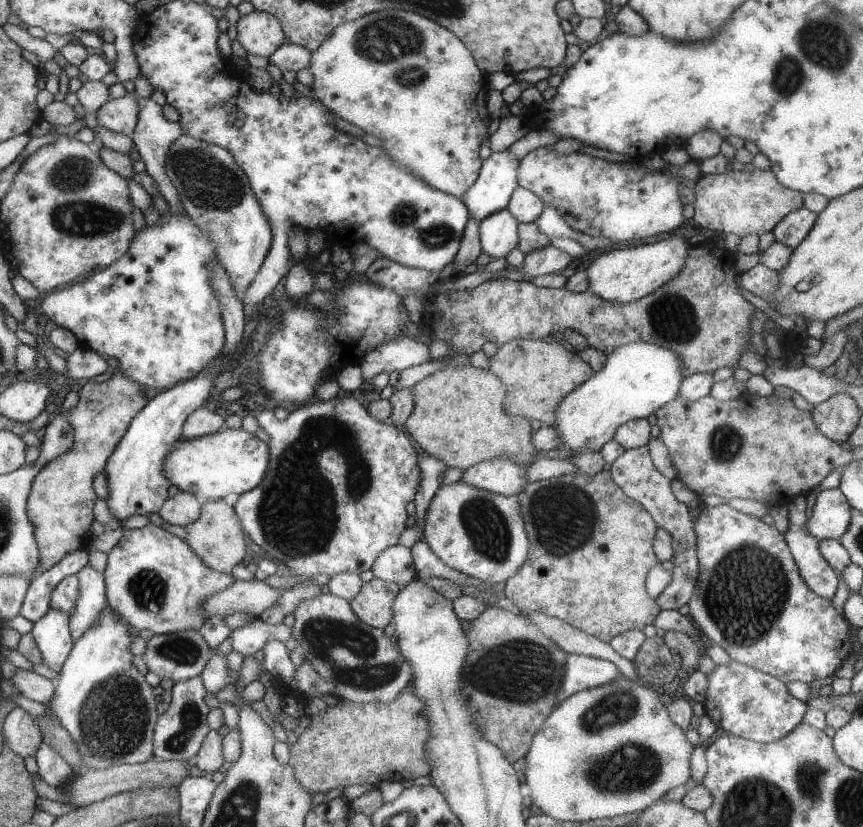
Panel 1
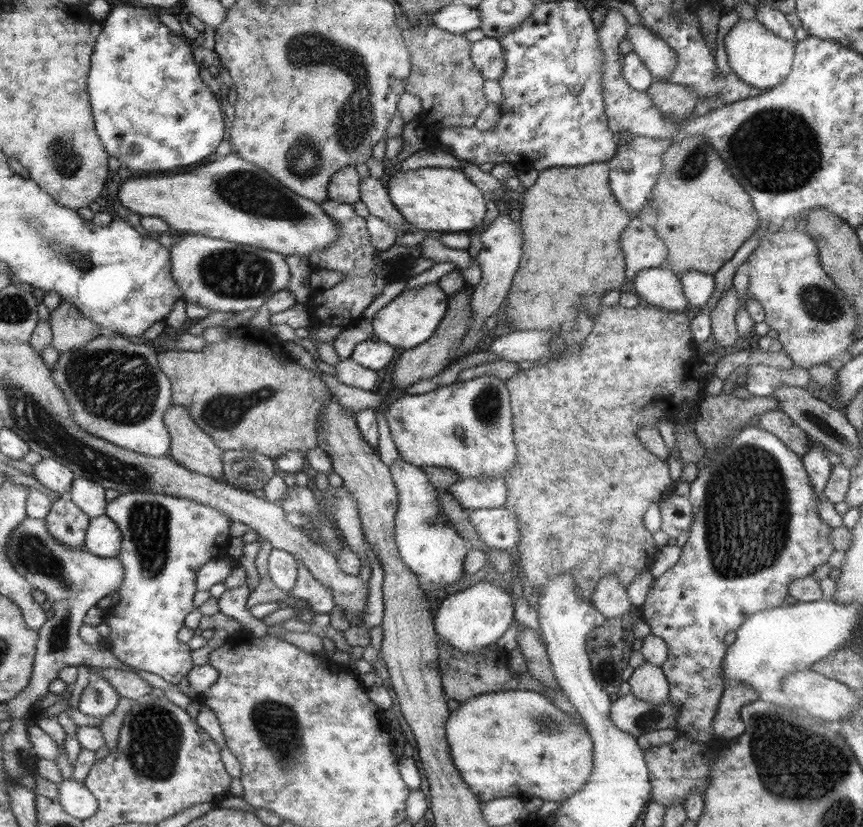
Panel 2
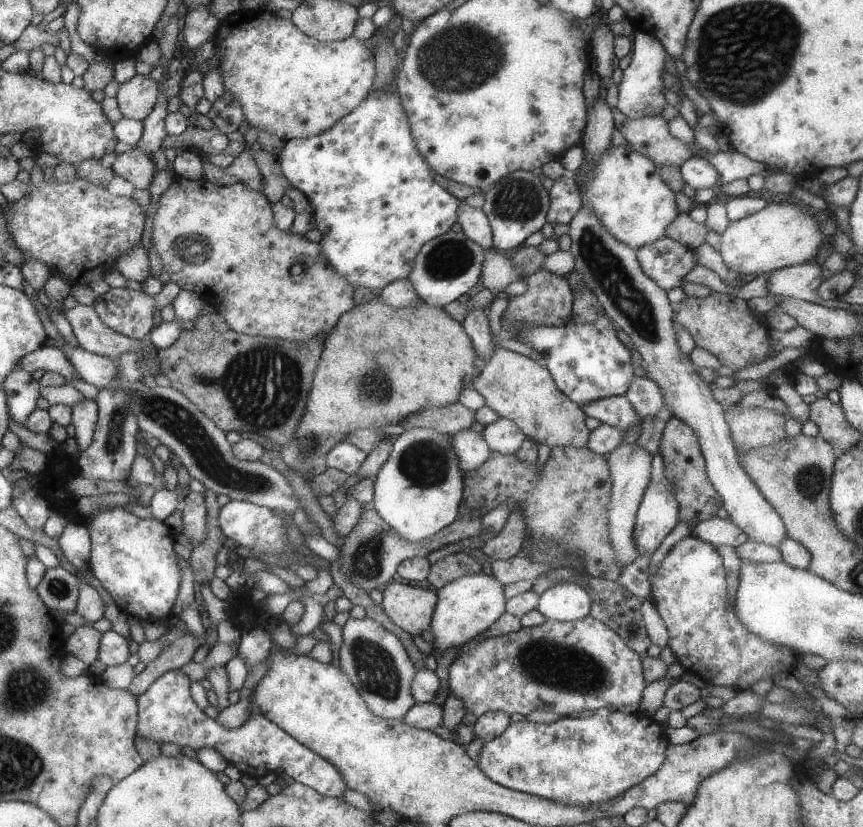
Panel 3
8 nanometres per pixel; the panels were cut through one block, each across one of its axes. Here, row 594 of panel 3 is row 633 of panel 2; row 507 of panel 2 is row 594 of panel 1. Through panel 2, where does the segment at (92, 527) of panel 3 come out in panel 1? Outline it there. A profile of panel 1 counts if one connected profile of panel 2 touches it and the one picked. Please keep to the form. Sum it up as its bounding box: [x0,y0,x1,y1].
[103,524,235,636]

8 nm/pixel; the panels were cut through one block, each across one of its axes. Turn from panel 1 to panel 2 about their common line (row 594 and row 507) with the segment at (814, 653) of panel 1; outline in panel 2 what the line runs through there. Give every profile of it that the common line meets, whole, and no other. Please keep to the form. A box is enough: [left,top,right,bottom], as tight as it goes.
[639,426,835,744]

